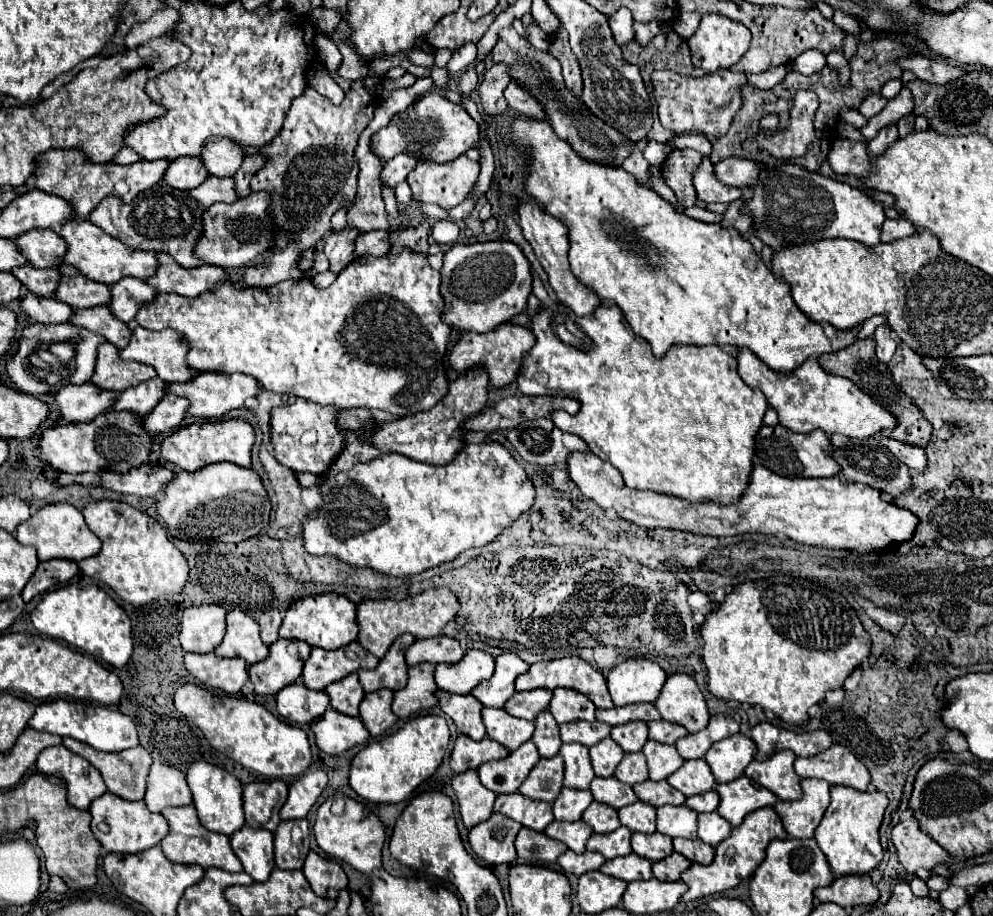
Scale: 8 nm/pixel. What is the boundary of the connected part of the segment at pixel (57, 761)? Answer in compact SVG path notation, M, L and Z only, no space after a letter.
M62 744L46 748L38 756L36 768L38 772L48 776L52 774L66 784L68 802L74 808L86 810L92 804L92 800L106 792L106 784L100 772L94 766L90 766L82 756L70 752Z

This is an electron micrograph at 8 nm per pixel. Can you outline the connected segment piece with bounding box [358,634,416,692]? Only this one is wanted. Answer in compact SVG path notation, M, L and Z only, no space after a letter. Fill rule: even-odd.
M412 634L398 636L374 670L358 670L358 678L360 678L364 692L374 692L380 688L400 690L406 686L408 666L404 660L404 652L410 644L414 644L414 640L416 638Z

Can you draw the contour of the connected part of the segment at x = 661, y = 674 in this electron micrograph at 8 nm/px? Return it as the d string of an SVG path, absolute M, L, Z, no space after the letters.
M630 658L608 674L608 690L616 706L654 702L666 682L666 672L650 660Z

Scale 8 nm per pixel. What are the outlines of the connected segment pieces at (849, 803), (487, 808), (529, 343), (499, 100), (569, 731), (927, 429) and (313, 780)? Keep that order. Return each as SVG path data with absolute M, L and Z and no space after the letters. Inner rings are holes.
M832 786L832 802L816 830L816 842L826 854L828 864L834 874L868 874L882 862L882 846L878 838L878 828L882 824L884 810L888 806L888 796L884 792L858 792L846 786Z
M476 770L456 774L452 778L452 788L458 798L460 816L462 816L466 828L474 828L476 824L490 818L496 794L482 786Z
M502 324L486 334L464 332L460 336L460 340L456 342L456 346L450 350L448 362L450 362L452 370L456 370L458 374L464 374L464 372L472 370L474 366L482 366L488 372L490 384L494 388L502 388L516 380L518 368L522 364L522 354L534 346L534 340L536 338L532 336L530 330L526 330L524 326L510 326L510 324Z
M494 64L490 70L484 72L484 78L482 78L478 92L482 98L482 106L490 116L496 116L508 108L502 92L510 80L512 78L508 74L506 64Z
M566 722L560 726L562 742L578 742L584 746L594 746L610 734L610 726L604 722Z
M864 338L864 340L856 340L854 344L838 350L838 352L830 352L830 354L822 354L818 358L820 366L830 372L830 374L838 374L838 376L844 376L848 380L852 380L858 388L862 388L862 392L866 392L868 396L872 396L880 406L884 406L886 410L890 410L894 414L894 418L898 420L896 428L894 430L886 430L884 436L890 436L898 442L906 442L906 444L912 444L912 446L920 446L924 448L930 440L930 434L932 434L932 424L924 418L924 414L918 410L918 406L912 404L912 400L902 392L900 394L900 388L894 384L892 380L892 374L888 370L886 364L878 362L876 356L874 356L874 348L876 348L876 342L872 338Z
M324 770L308 772L296 778L290 784L288 800L280 810L282 820L294 820L294 818L306 818L308 810L314 806L314 802L320 798L322 790L328 784L328 776Z

